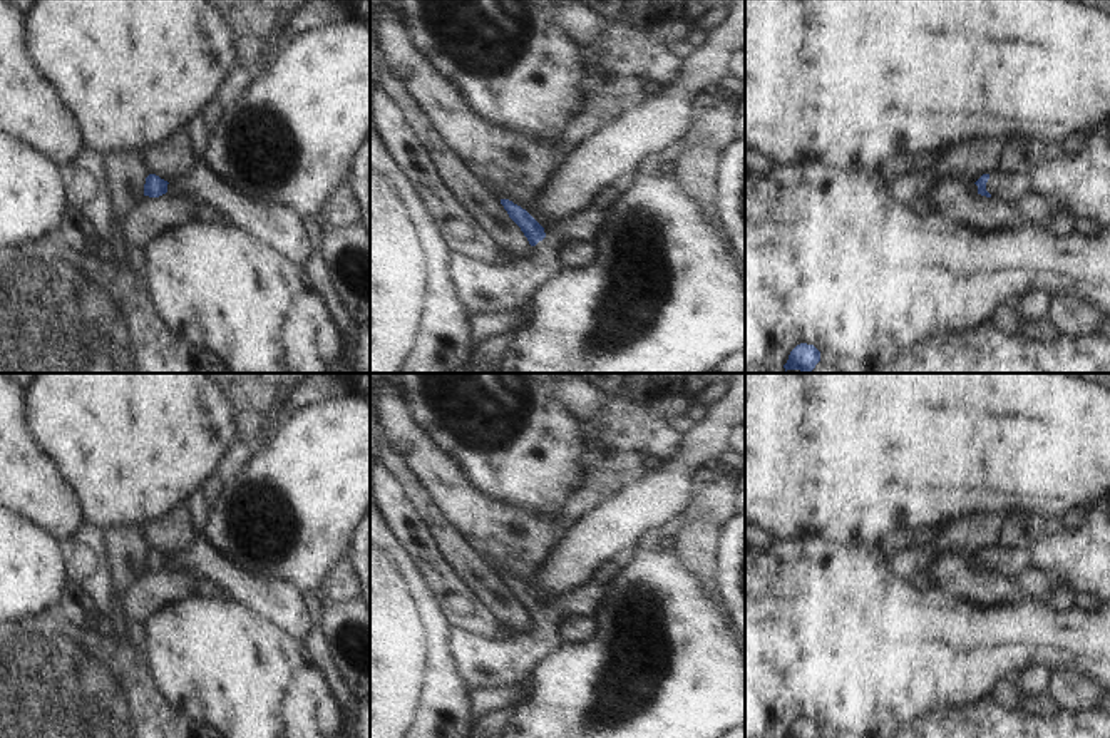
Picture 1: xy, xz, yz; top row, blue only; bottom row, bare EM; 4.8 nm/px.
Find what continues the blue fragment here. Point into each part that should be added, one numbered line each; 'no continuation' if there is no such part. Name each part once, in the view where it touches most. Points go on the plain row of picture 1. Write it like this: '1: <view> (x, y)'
1: xz (479, 663)

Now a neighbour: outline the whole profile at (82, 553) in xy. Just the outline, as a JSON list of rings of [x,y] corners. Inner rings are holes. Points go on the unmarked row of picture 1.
[[[84,524],[59,541],[59,551],[67,579],[79,584],[94,602],[102,604],[109,592],[109,572],[99,529]]]

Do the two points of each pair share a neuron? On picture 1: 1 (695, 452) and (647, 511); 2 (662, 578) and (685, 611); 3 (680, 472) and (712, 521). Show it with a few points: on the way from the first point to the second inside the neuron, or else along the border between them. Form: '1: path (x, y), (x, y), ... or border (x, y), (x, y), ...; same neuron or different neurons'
1: path (680, 467), (657, 496); same neuron
2: path (665, 586), (677, 603); same neuron
3: border (693, 492), (682, 514); different neurons

